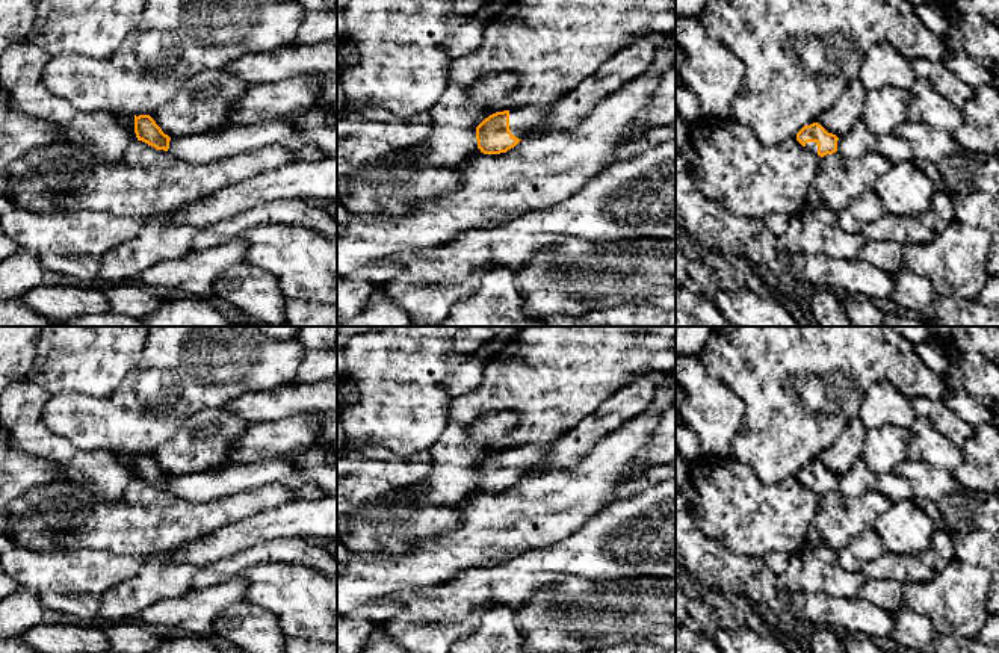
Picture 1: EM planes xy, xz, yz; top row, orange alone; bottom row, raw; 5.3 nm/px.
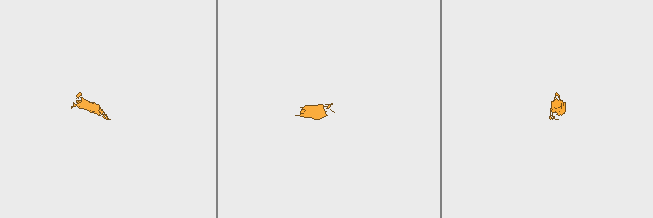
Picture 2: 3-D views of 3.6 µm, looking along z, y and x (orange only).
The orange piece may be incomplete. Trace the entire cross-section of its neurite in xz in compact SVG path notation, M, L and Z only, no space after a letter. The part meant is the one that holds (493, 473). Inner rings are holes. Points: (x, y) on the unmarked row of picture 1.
M526 444L490 453L476 466L478 487L484 493L506 491L541 461L549 450L549 444Z

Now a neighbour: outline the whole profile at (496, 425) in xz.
M497 411L476 420L469 434L475 438L500 438L511 432L518 423L515 411Z

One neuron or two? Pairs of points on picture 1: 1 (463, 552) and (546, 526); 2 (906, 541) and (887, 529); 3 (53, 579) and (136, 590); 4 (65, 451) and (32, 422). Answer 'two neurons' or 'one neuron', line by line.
1: one neuron
2: one neuron
3: two neurons
4: one neuron

